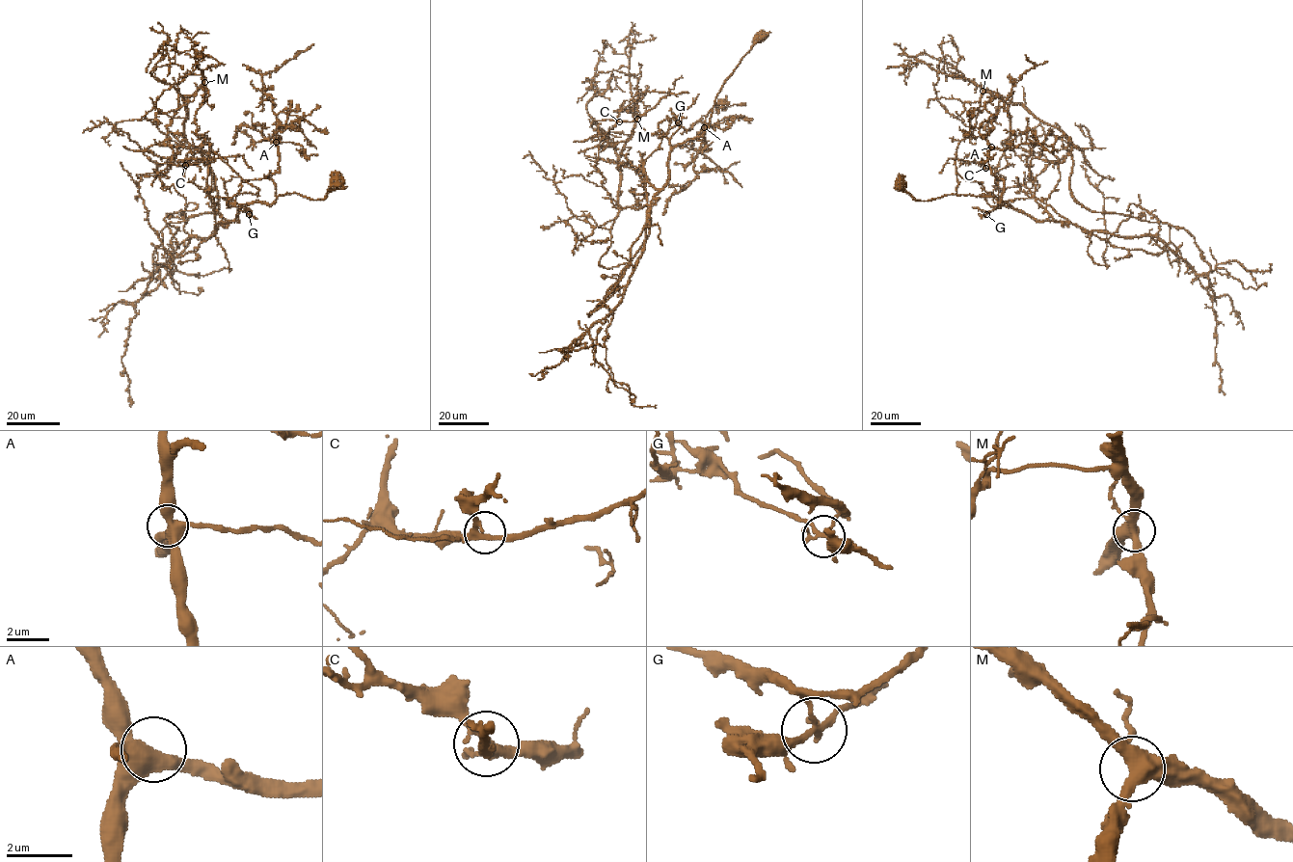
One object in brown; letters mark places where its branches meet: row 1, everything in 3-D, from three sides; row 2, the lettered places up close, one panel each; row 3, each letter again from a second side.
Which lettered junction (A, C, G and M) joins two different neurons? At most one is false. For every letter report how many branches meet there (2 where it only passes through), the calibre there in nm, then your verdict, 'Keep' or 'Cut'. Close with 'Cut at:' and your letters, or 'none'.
A: Branches: 4. Thickness 440 nm. Keep
C: Branches: 4. Thickness 260 nm. Keep
G: Branches: 4. Thickness 180 nm. Cut
M: Branches: 4. Thickness 400 nm. Keep
Cut at: G

